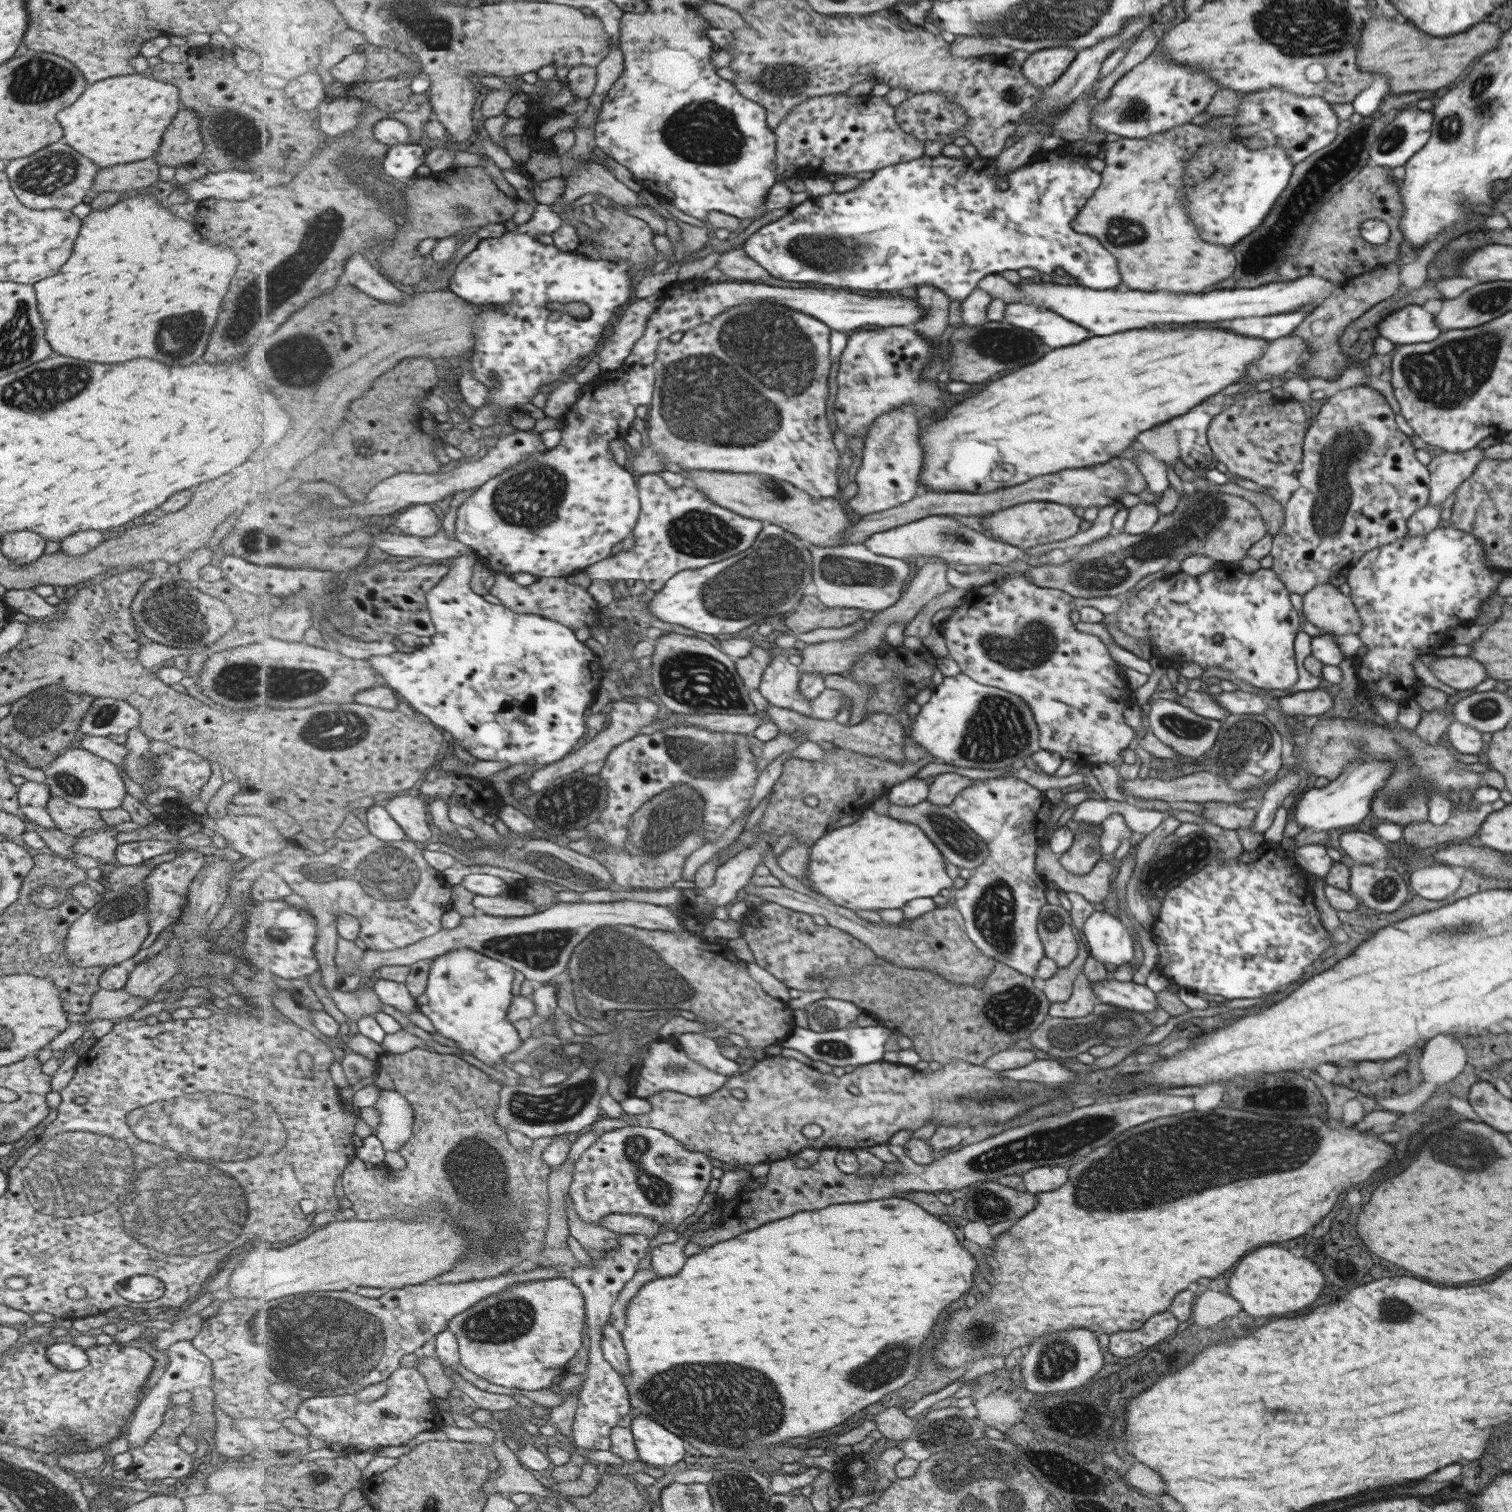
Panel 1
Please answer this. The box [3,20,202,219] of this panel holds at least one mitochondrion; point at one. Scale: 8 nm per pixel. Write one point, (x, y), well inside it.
(45, 79)

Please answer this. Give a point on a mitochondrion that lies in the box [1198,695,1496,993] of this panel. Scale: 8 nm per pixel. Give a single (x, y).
(1406, 793)

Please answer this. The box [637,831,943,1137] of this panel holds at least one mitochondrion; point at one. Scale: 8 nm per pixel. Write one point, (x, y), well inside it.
(834, 1049)

